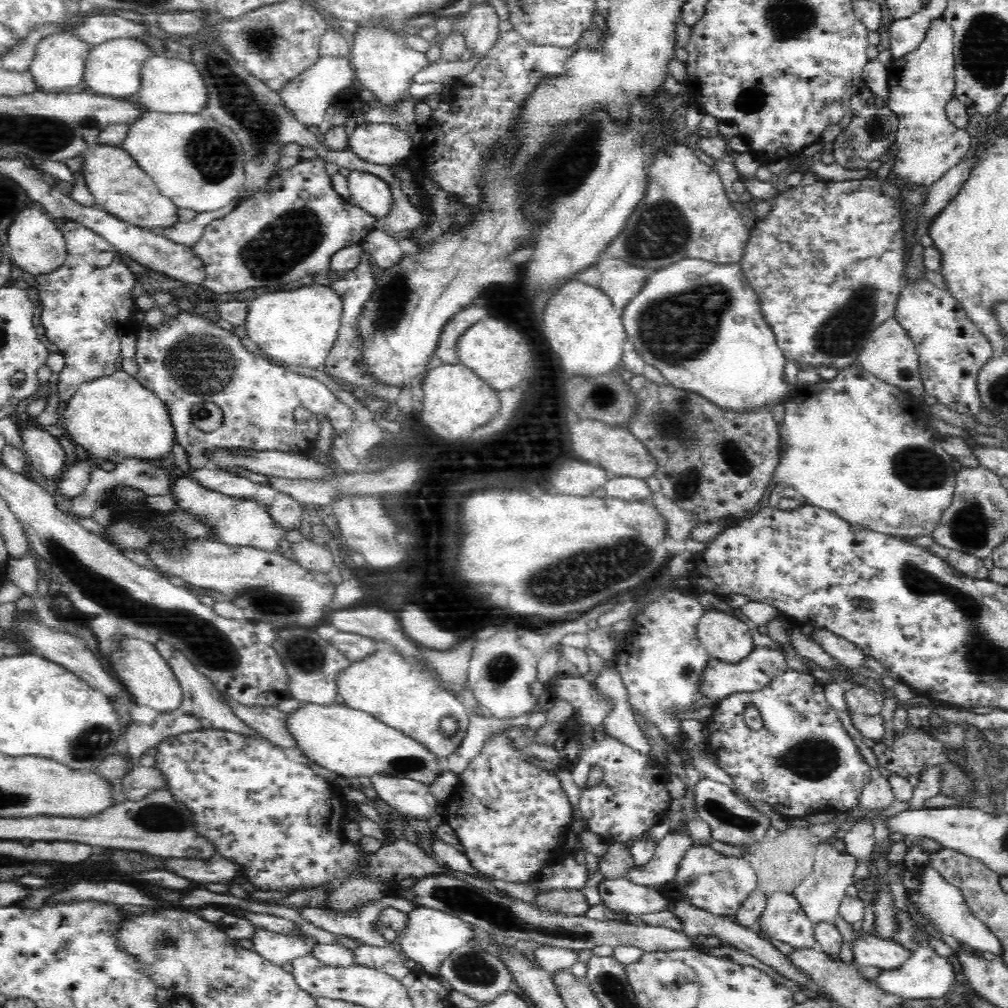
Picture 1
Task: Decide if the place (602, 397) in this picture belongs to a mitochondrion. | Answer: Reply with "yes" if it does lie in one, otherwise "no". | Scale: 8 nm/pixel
yes

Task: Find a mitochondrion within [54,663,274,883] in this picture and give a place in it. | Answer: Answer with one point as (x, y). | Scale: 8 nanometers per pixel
(154, 817)

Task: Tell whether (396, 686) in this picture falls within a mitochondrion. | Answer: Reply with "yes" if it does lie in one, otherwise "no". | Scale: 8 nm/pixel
no

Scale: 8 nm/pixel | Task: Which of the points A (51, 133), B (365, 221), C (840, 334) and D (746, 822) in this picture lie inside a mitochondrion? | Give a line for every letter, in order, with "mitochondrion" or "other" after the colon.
A: mitochondrion
B: other
C: mitochondrion
D: mitochondrion

